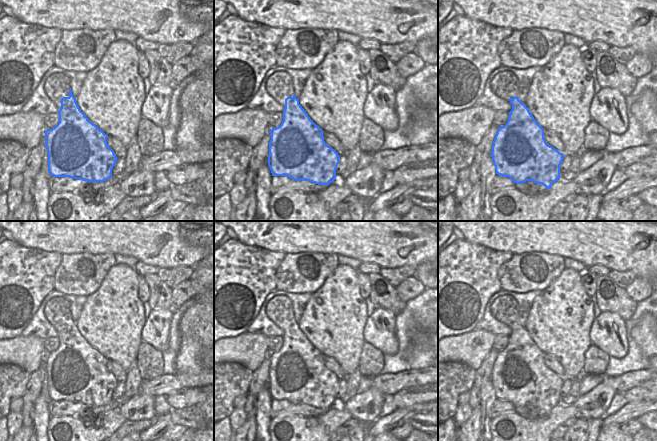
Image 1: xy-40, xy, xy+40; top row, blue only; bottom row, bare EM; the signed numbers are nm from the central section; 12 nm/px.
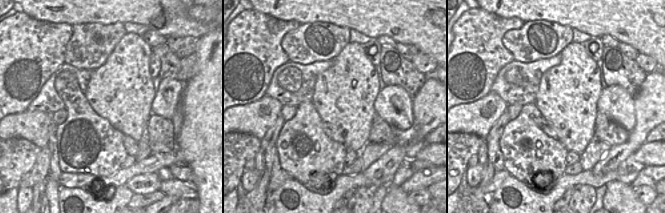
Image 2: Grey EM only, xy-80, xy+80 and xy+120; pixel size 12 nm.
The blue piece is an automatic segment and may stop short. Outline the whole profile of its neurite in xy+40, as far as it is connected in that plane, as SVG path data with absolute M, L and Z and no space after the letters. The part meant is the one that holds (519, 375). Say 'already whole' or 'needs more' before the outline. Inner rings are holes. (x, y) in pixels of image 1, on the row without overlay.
already whole; M518 320L510 322L509 325L512 328L512 334L508 336L507 347L497 354L490 379L496 398L509 401L516 408L532 405L550 413L552 408L560 403L560 389L564 378L546 367L544 353Z

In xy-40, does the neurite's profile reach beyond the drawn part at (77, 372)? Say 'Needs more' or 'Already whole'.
Already whole

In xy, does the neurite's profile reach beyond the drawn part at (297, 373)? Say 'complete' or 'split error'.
complete

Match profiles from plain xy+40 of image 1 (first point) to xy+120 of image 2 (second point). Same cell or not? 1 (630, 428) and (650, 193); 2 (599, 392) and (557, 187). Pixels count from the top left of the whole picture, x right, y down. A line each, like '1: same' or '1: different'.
1: same
2: different

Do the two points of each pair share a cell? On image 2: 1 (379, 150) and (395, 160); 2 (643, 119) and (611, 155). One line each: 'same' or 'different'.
1: different
2: same

